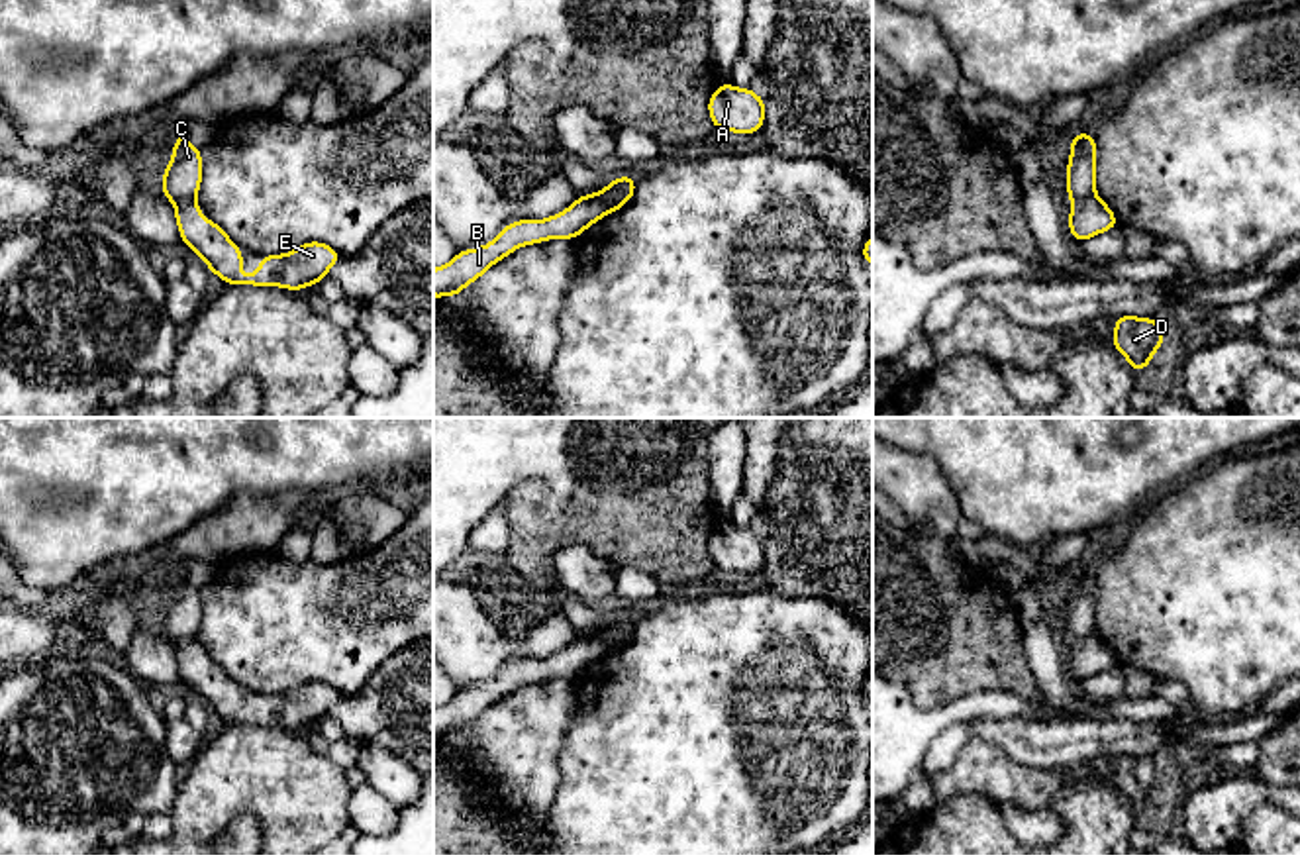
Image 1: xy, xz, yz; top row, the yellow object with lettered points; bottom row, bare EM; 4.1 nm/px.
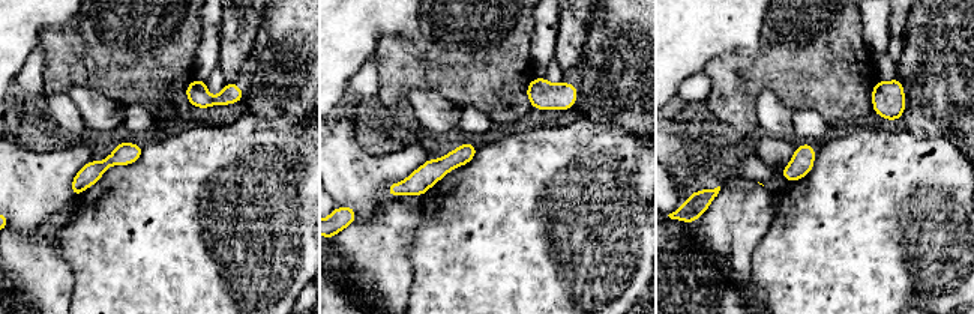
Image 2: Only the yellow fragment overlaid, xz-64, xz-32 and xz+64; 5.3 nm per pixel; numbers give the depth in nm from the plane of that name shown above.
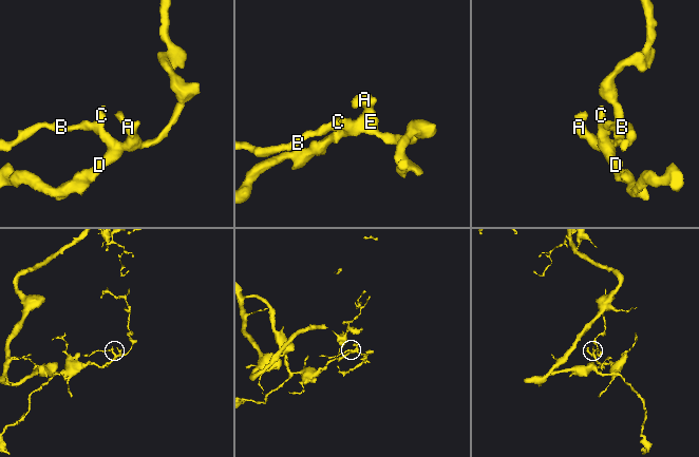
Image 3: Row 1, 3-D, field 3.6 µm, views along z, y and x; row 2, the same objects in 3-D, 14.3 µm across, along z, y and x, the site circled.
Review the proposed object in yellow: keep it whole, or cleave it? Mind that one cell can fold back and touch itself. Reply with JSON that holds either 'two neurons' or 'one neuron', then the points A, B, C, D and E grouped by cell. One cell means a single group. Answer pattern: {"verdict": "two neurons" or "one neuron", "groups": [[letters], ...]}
{"verdict": "two neurons", "groups": [["A", "D", "E"], ["B", "C"]]}

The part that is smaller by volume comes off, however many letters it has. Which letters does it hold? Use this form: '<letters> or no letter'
B, C

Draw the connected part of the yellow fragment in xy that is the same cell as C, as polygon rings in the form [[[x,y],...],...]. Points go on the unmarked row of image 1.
[[[182,571],[175,578],[173,598],[163,610],[163,635],[171,641],[196,637],[202,624],[202,590]]]

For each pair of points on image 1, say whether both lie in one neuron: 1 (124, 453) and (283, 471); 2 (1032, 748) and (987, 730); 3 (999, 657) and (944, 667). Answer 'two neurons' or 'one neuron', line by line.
1: one neuron
2: one neuron
3: one neuron

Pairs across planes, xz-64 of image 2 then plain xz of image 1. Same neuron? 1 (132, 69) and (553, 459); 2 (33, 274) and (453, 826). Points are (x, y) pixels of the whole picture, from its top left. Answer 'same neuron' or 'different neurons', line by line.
1: different neurons
2: different neurons

